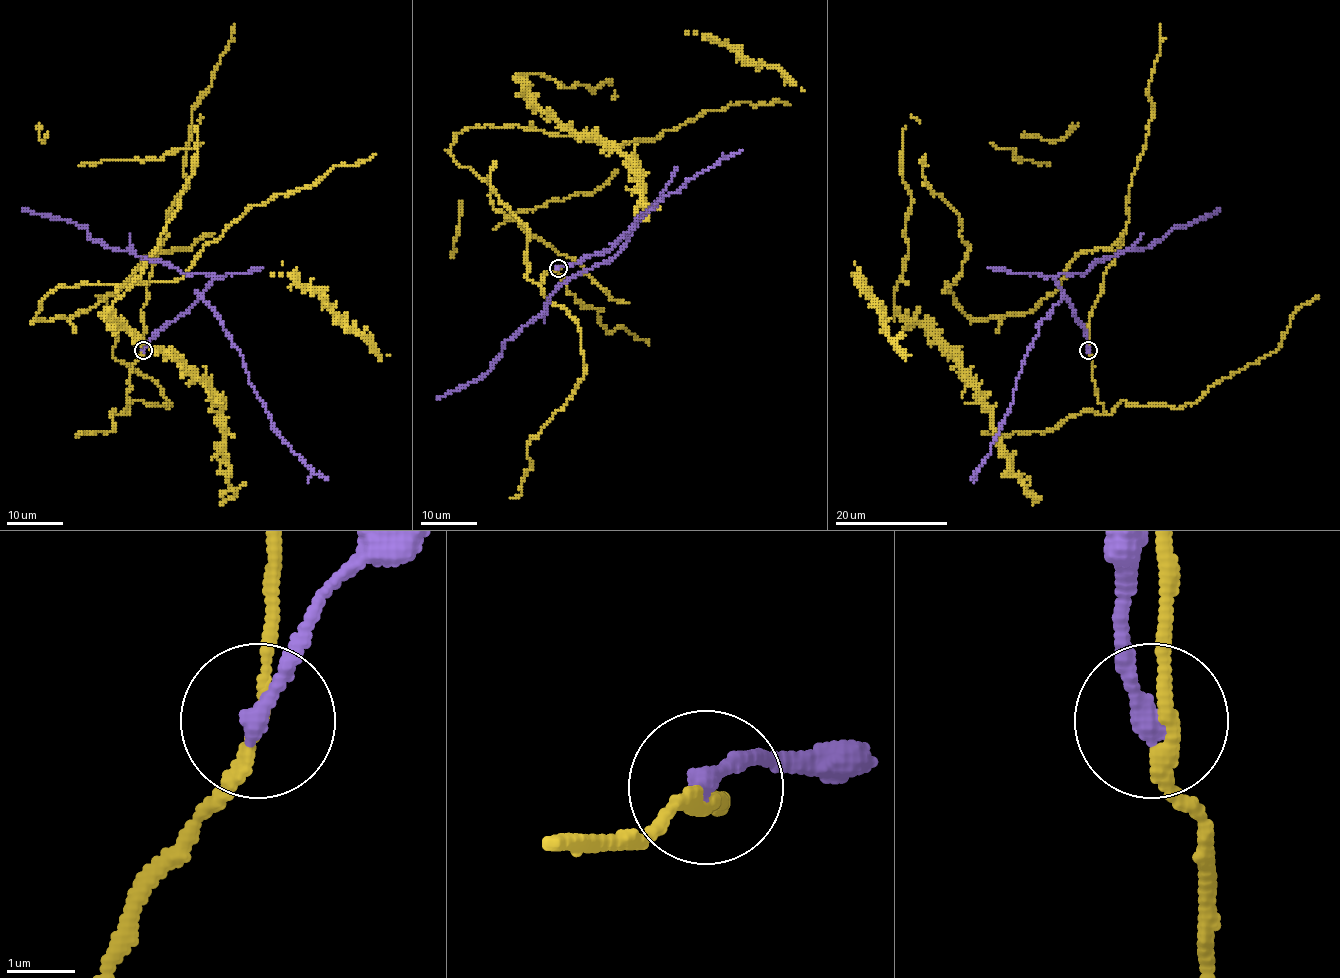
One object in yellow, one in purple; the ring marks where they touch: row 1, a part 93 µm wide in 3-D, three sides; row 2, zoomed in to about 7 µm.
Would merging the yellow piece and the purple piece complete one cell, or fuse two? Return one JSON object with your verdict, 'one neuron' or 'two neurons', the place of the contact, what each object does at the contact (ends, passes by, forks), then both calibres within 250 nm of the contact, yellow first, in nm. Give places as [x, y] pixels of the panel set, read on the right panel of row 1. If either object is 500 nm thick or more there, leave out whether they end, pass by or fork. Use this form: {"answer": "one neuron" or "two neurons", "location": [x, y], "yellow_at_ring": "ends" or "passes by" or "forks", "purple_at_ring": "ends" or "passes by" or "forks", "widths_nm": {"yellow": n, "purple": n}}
{"answer": "two neurons", "location": [1088, 350], "yellow_at_ring": "passes by", "purple_at_ring": "ends", "widths_nm": {"yellow": 190, "purple": 280}}

